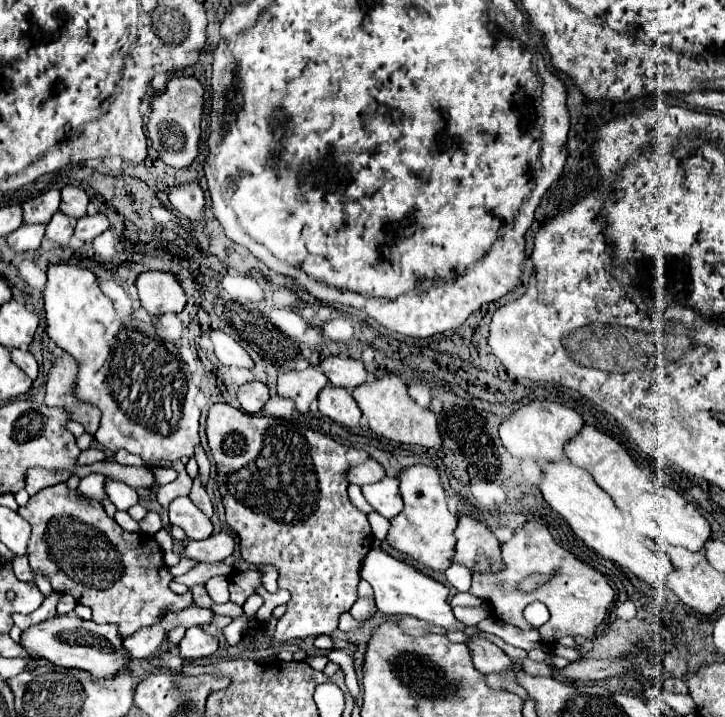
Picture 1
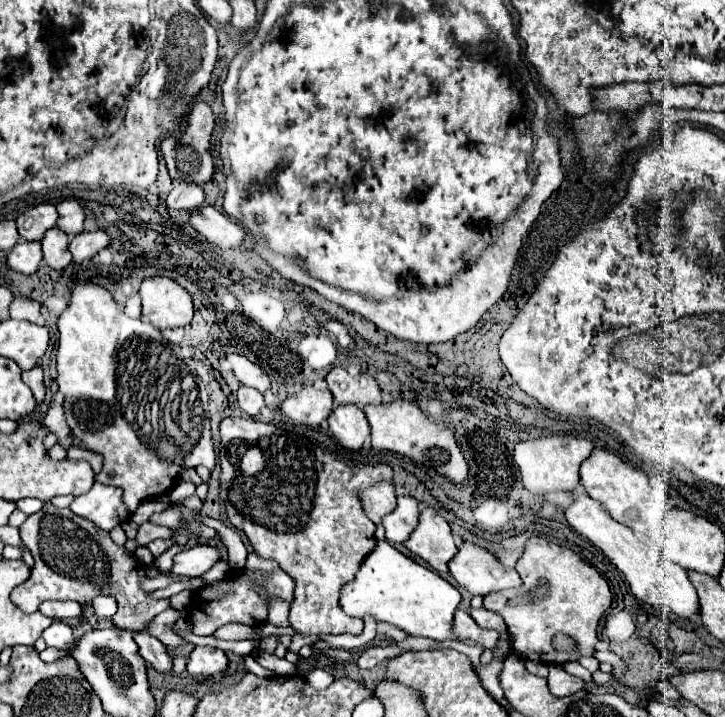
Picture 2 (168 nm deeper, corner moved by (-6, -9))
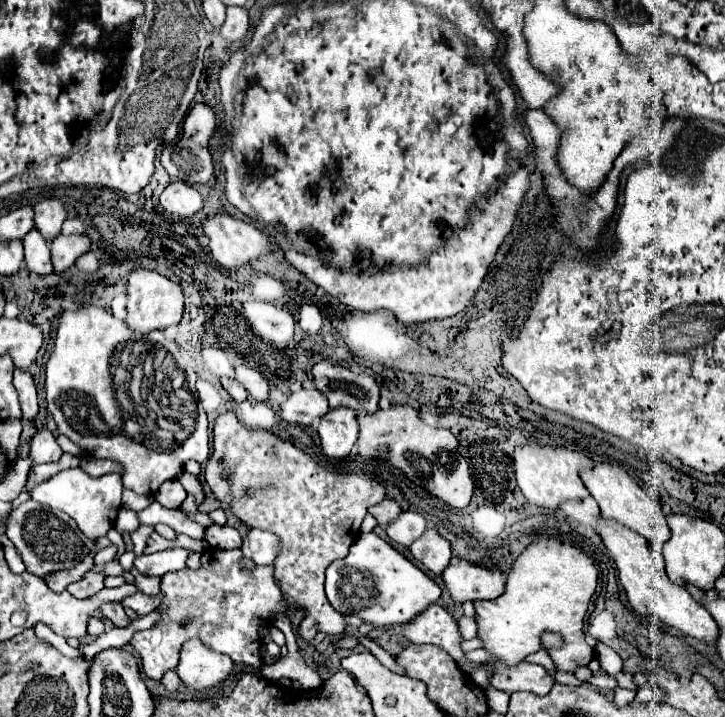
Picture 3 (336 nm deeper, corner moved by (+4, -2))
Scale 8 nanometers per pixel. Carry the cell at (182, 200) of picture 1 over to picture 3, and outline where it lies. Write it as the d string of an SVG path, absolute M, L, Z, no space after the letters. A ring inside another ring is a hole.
M226 213L206 217L202 227L214 259L226 269L258 261L272 251L272 241L264 231Z

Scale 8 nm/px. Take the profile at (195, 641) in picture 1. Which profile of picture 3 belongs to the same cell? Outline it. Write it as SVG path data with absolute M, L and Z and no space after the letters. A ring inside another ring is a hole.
M192 639L182 645L176 673L188 689L204 691L208 687L220 685L232 673L232 667L234 661L230 657L212 653L212 649Z

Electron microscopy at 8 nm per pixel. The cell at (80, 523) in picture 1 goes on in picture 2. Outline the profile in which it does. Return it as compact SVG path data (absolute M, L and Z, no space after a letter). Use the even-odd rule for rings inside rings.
M46 502L40 512L28 516L20 526L20 538L34 556L30 578L12 590L12 602L24 612L36 612L44 600L92 604L96 596L112 596L118 602L112 624L132 632L144 632L154 616L170 608L170 600L158 600L140 586L146 580L146 566L124 546L112 542L110 532L76 516L70 508L56 508Z

